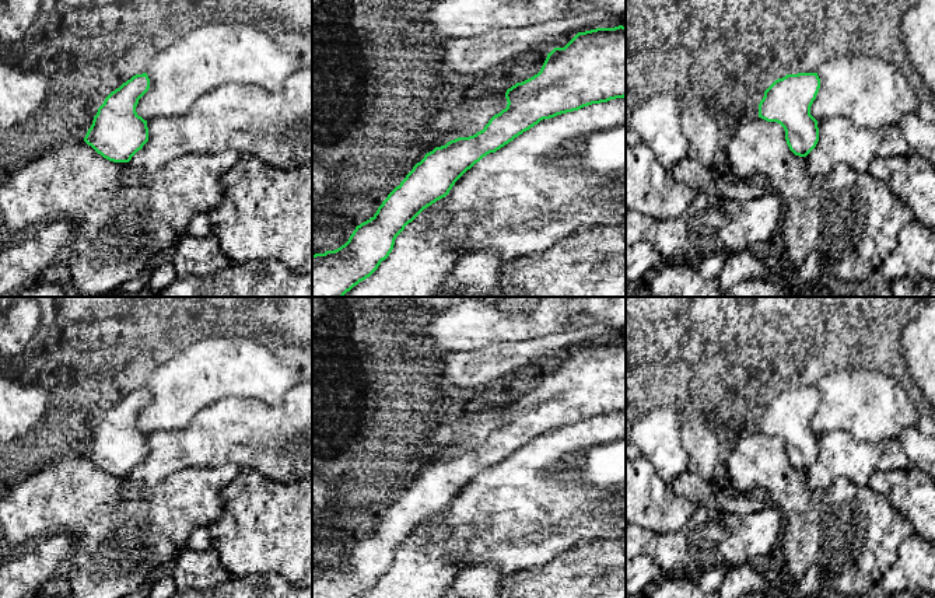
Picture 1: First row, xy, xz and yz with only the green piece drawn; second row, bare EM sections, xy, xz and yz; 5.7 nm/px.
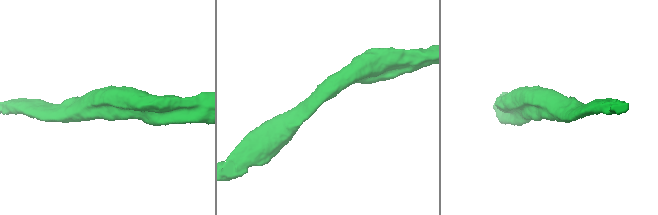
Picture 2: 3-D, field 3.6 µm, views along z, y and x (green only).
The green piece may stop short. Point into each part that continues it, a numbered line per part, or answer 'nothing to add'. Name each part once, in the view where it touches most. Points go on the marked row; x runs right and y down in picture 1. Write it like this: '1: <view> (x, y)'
nothing to add

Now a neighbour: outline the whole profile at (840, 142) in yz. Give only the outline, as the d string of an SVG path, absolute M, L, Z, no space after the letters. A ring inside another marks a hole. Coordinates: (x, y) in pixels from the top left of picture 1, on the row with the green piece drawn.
M845 118L817 120L819 141L805 157L809 174L829 175L838 164L857 172L868 172L876 158L915 153L897 125L858 127Z

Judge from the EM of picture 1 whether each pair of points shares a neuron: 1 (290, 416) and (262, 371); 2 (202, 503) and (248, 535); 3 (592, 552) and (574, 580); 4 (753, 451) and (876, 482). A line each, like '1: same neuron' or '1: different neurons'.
1: different neurons
2: different neurons
3: same neuron
4: different neurons

